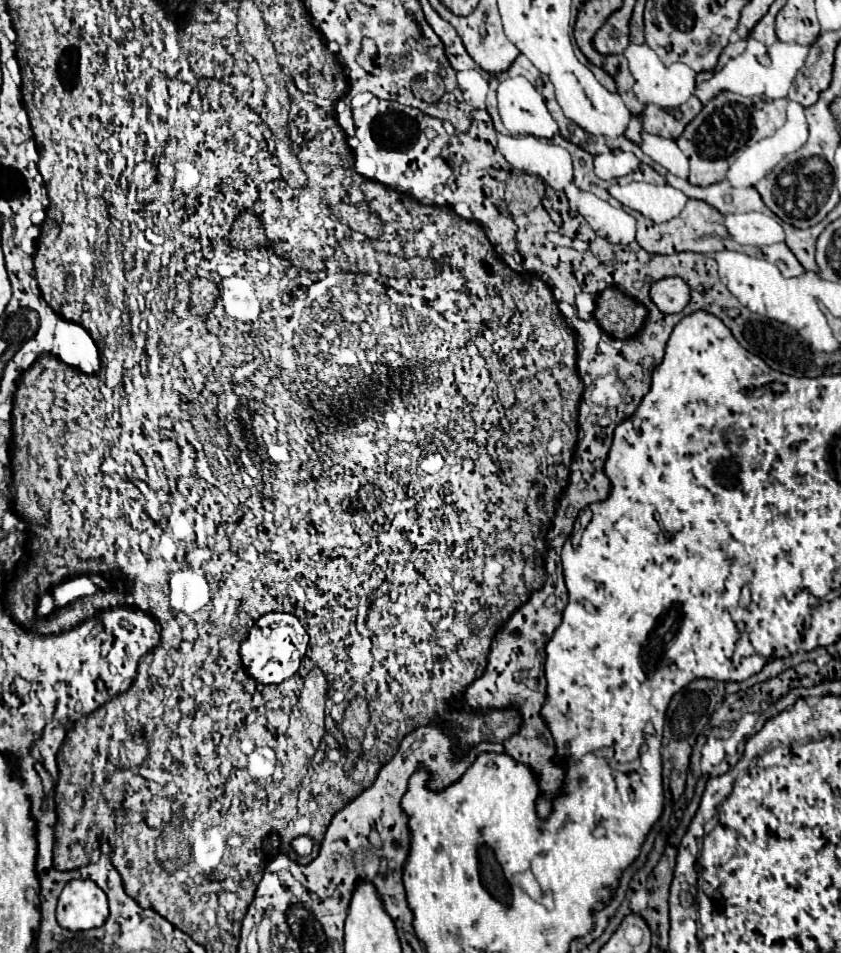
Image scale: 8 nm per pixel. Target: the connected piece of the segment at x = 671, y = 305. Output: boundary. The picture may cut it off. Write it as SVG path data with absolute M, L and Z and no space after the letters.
M663 278L651 286L651 300L663 314L681 312L689 304L689 286L681 278Z

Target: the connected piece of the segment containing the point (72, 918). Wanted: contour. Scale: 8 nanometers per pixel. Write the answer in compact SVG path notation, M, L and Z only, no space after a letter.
M71 880L57 904L57 922L67 930L99 928L109 916L105 892L91 880Z

